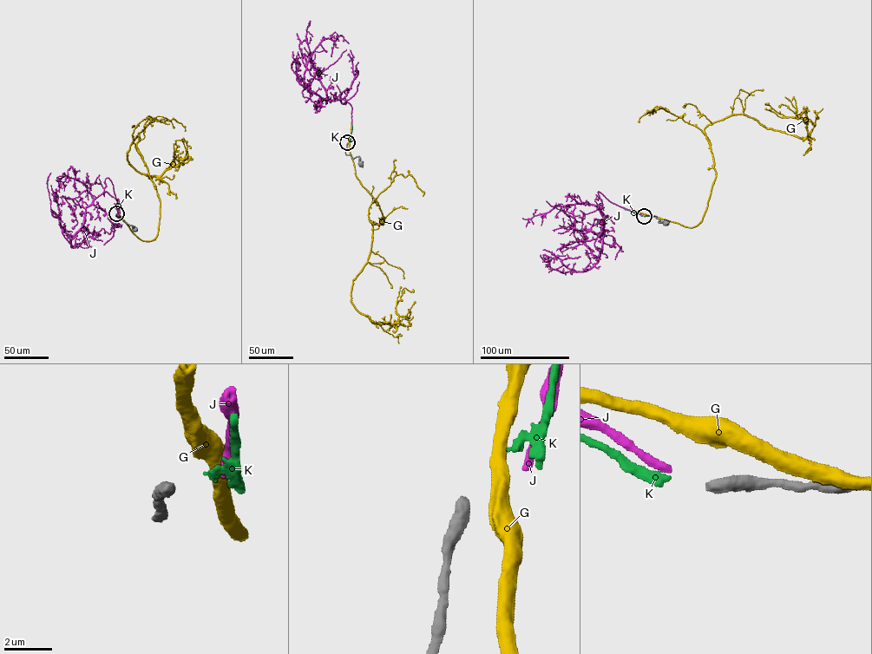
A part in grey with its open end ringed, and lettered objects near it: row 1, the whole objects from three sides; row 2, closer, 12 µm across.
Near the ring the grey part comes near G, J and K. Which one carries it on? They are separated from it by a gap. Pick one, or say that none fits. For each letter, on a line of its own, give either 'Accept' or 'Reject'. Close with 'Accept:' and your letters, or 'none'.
G: Reject
J: Reject
K: Reject
Accept: none

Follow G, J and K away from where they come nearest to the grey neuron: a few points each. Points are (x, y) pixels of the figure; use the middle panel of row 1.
G: (348, 143), (384, 220), (370, 220), (351, 303), (373, 322), (396, 323), (402, 291), (413, 289)
J: (350, 141), (350, 105), (323, 99), (304, 78), (322, 40), (339, 35), (349, 43)
K: (349, 140), (352, 125)

